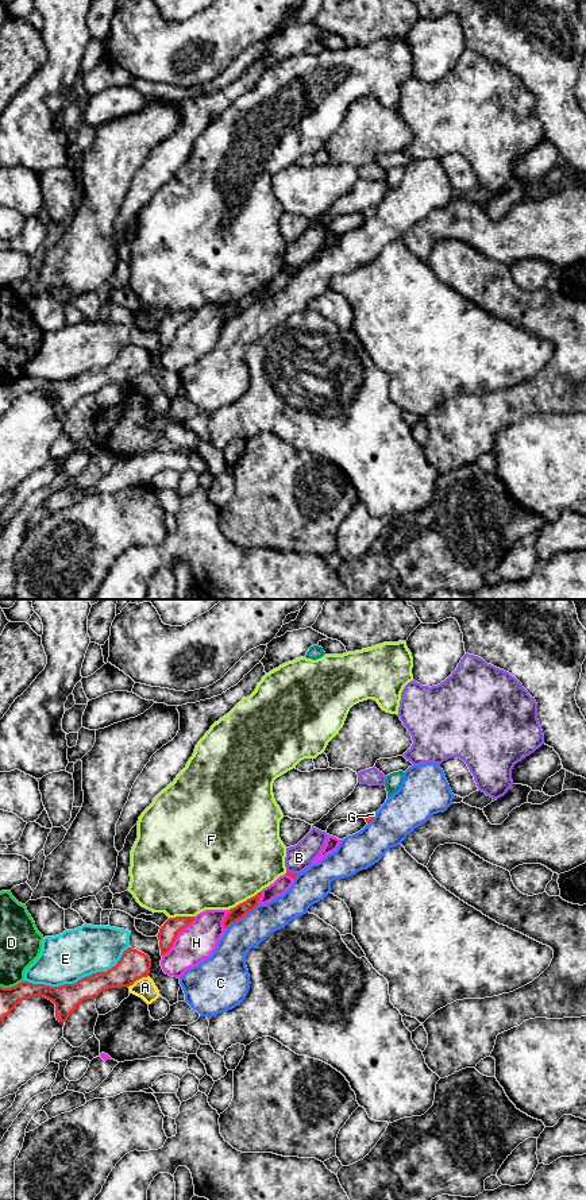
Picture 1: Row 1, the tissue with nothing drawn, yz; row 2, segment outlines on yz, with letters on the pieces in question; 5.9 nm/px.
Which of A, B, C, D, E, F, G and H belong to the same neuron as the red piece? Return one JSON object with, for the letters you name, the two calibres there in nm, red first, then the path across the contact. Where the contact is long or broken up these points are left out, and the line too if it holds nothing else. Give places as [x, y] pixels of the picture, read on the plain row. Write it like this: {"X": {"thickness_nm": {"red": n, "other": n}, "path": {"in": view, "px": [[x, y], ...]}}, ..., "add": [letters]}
{"G": {"thickness_nm": {"red": 50, "other": 20}, "path": {"in": "yz", "px": [[369, 213], [371, 211], [373, 209]]}}, "add": ["G"]}

